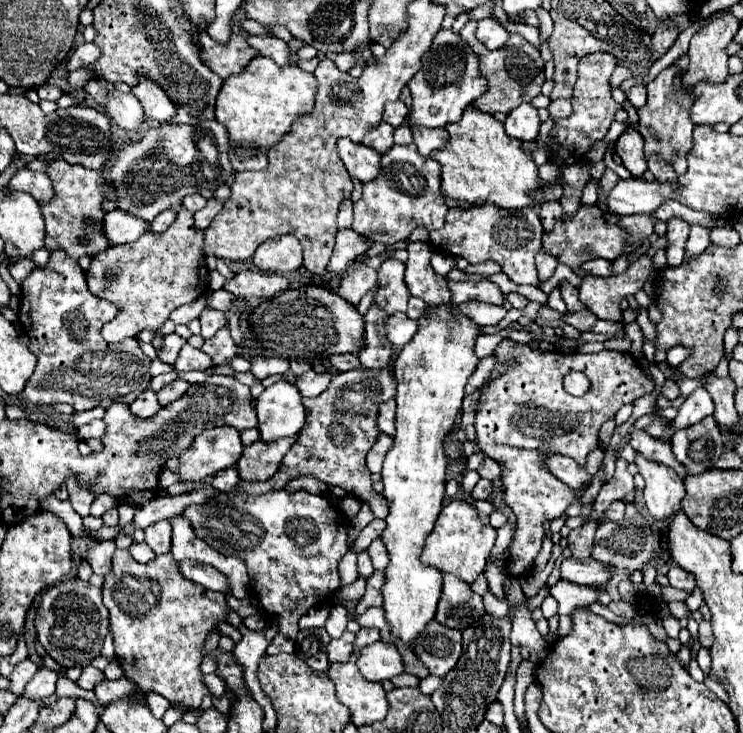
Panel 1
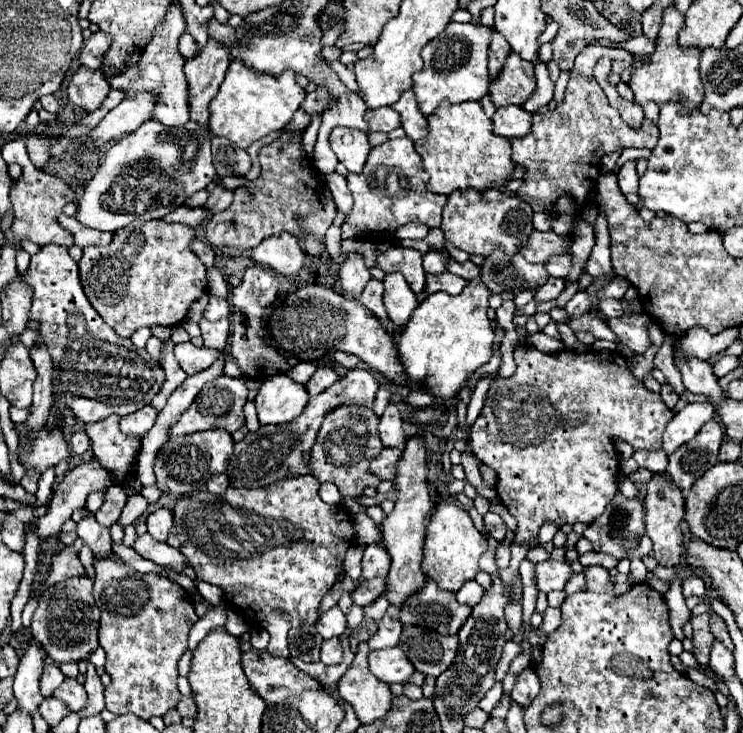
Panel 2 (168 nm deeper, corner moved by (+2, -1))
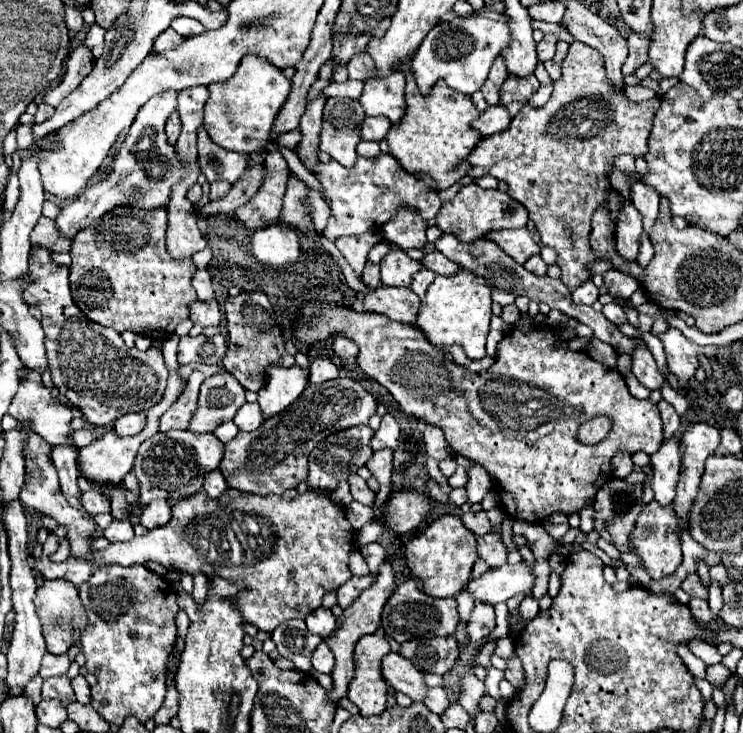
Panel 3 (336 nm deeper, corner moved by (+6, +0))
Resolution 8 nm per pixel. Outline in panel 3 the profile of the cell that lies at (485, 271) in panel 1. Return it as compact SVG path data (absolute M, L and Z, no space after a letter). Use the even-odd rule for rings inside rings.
M434 250L432 254L426 254L424 260L422 260L422 264L424 264L426 268L430 266L430 270L434 270L436 274L442 274L442 276L452 276L452 274L456 274L456 272L460 270L460 264L448 260L448 258L446 258L444 254L440 254L438 250Z

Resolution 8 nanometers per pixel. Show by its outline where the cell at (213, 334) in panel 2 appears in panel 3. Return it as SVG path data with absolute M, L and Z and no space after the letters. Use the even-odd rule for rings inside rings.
M212 300L208 304L204 302L194 302L190 306L190 320L194 324L200 324L200 326L220 326L222 324L222 314L220 314L220 308L218 308L218 302Z

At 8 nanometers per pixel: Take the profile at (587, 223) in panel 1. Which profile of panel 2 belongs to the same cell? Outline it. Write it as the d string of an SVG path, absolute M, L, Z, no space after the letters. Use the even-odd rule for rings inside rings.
M532 231L528 243L520 247L520 253L528 263L546 263L552 255L566 255L570 245L572 239L566 235L556 235L554 231Z

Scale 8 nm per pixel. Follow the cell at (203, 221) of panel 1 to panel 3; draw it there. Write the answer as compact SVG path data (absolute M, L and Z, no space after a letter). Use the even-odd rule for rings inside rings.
M212 182L212 184L210 184L210 200L220 200L220 198L224 198L224 196L228 194L230 186L232 186L232 184L228 184L228 182Z

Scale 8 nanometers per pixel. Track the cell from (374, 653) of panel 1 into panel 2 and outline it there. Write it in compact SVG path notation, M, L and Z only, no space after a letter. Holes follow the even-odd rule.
M400 647L372 651L368 661L370 661L370 671L384 683L404 685L416 671L408 661L408 657L404 655L404 651L400 651Z

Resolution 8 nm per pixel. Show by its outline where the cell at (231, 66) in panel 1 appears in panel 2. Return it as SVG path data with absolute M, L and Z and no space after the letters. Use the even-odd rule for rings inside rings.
M184 33L184 35L180 37L180 41L178 41L178 51L180 51L180 55L186 57L186 59L192 59L192 57L196 55L196 41L194 41L194 37L192 37L190 33Z

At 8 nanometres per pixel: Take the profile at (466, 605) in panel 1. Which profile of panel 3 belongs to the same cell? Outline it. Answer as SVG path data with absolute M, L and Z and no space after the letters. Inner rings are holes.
M410 578L410 580L402 582L392 592L392 596L384 604L384 612L382 612L382 630L388 636L392 636L398 644L402 644L410 638L450 636L450 634L454 634L458 622L460 622L460 614L456 608L456 600L454 598L432 598L432 596L428 596L418 578Z

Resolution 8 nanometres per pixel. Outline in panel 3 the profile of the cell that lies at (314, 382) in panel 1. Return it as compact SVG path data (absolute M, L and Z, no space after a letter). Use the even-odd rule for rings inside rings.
M318 358L310 364L310 384L322 384L334 378L338 378L338 368L330 360Z

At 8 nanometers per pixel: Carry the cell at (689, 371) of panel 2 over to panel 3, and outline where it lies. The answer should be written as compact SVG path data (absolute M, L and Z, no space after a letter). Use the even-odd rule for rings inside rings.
M668 328L662 336L660 336L662 344L664 344L664 352L666 352L666 360L668 360L668 368L672 370L672 374L678 378L678 382L682 386L688 386L694 380L696 370L700 368L698 364L698 348L694 346L694 342L690 342L680 330L676 328Z

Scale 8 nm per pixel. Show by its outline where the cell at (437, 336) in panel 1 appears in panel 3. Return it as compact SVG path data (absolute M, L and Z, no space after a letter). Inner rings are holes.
M460 270L460 274L446 278L436 276L432 286L426 292L426 298L422 300L418 318L414 326L424 332L428 342L436 346L442 352L448 352L450 346L460 344L468 358L484 358L486 356L486 336L488 336L488 324L490 324L490 290L480 276L472 276L468 270Z

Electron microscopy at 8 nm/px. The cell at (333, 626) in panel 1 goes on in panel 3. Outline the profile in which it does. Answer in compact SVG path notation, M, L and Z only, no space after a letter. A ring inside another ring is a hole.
M320 606L316 612L312 612L306 618L306 626L308 626L310 634L318 634L322 638L328 638L336 630L336 618L334 618L332 610Z

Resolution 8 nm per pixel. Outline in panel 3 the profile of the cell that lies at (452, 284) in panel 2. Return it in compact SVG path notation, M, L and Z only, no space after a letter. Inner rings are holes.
M422 268L418 274L416 274L416 278L414 278L414 282L412 282L412 290L416 292L416 296L418 298L424 298L424 294L426 294L426 288L432 284L432 280L436 278L436 274L432 272L432 270L428 270L428 268Z

